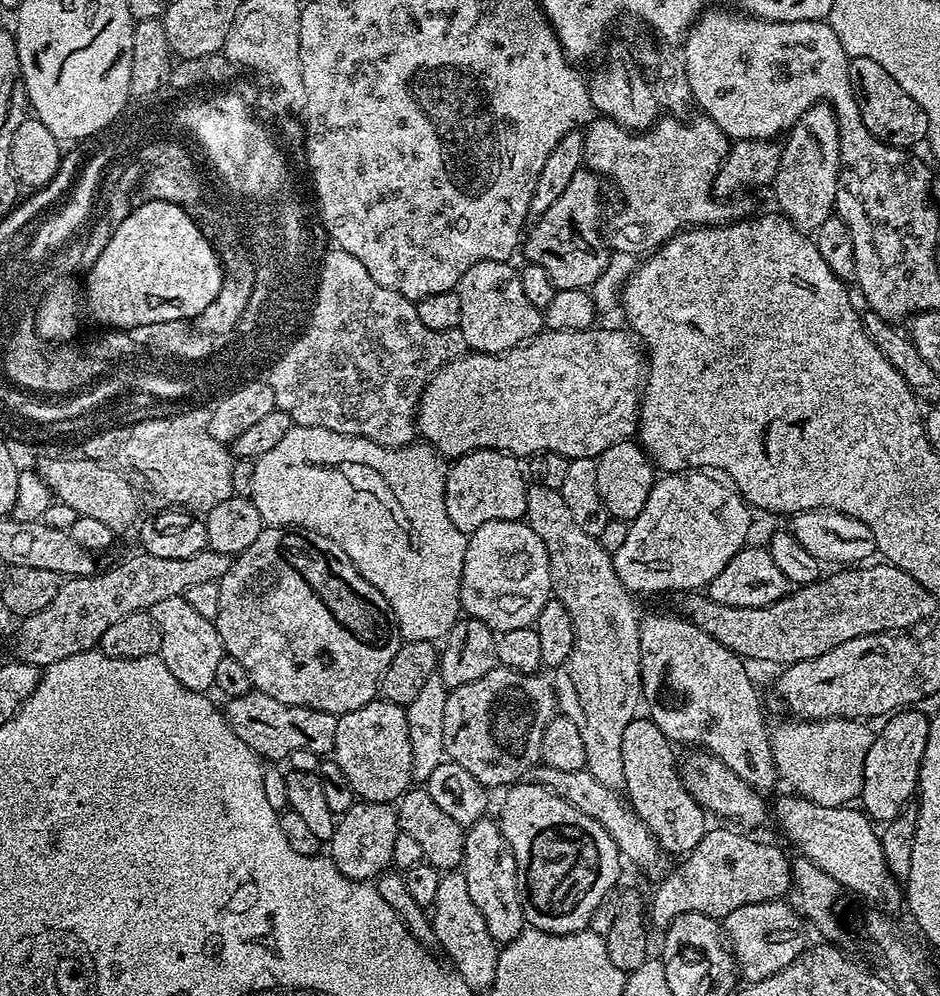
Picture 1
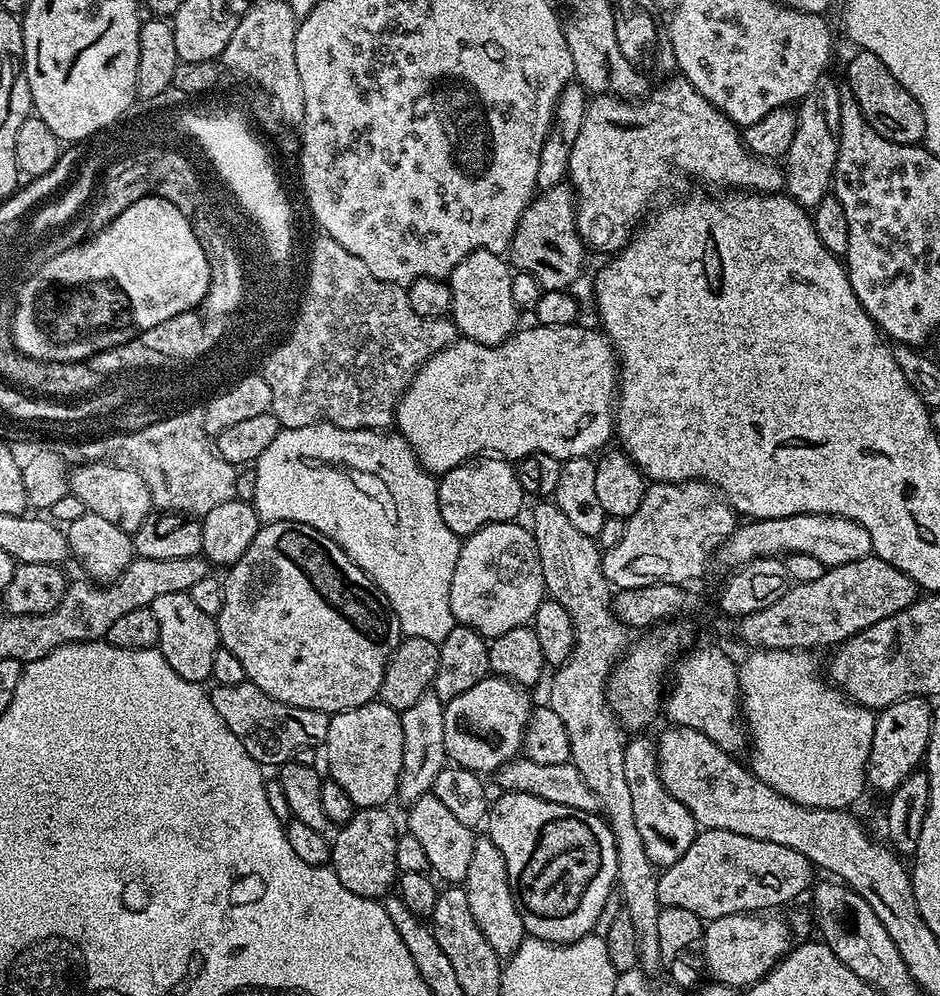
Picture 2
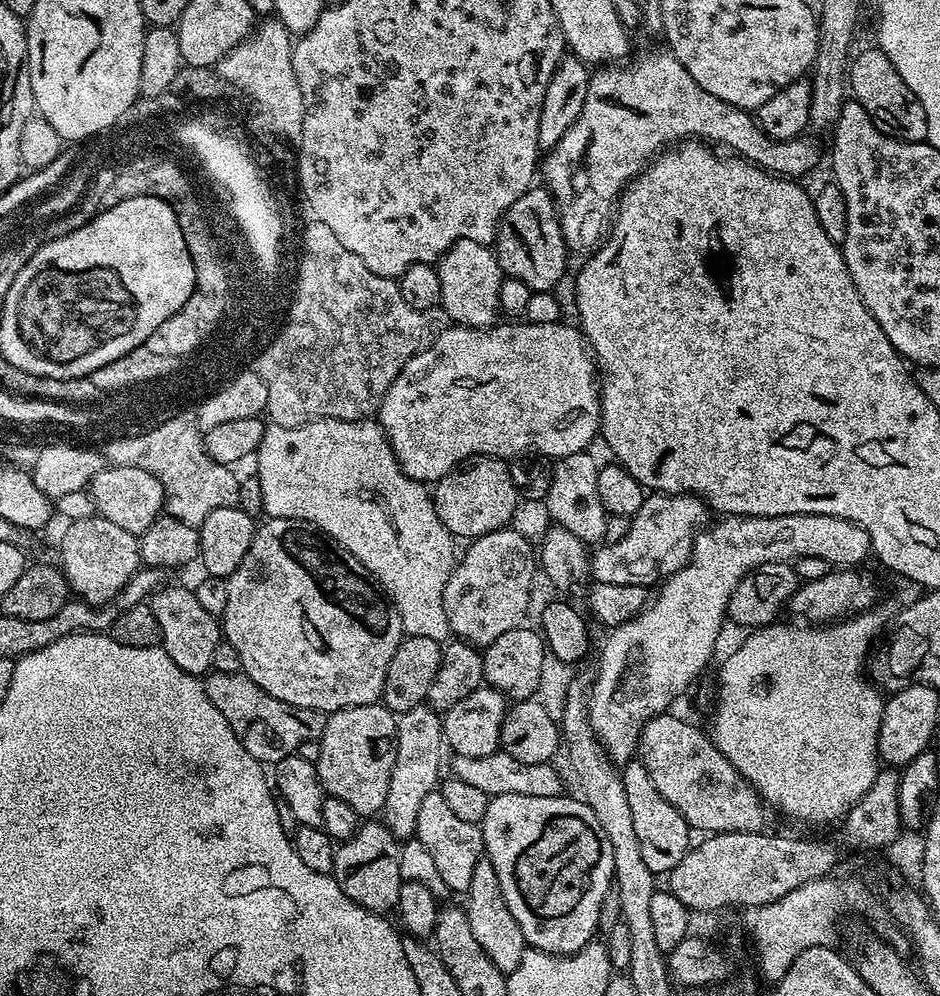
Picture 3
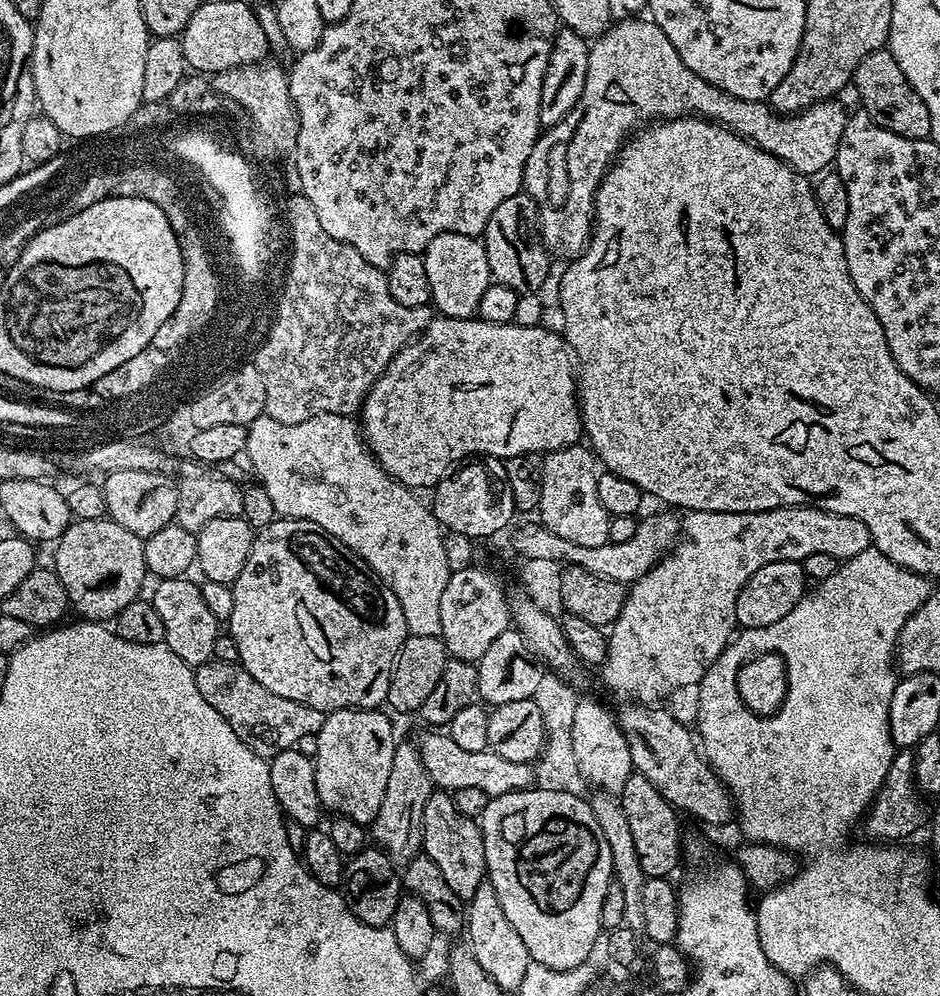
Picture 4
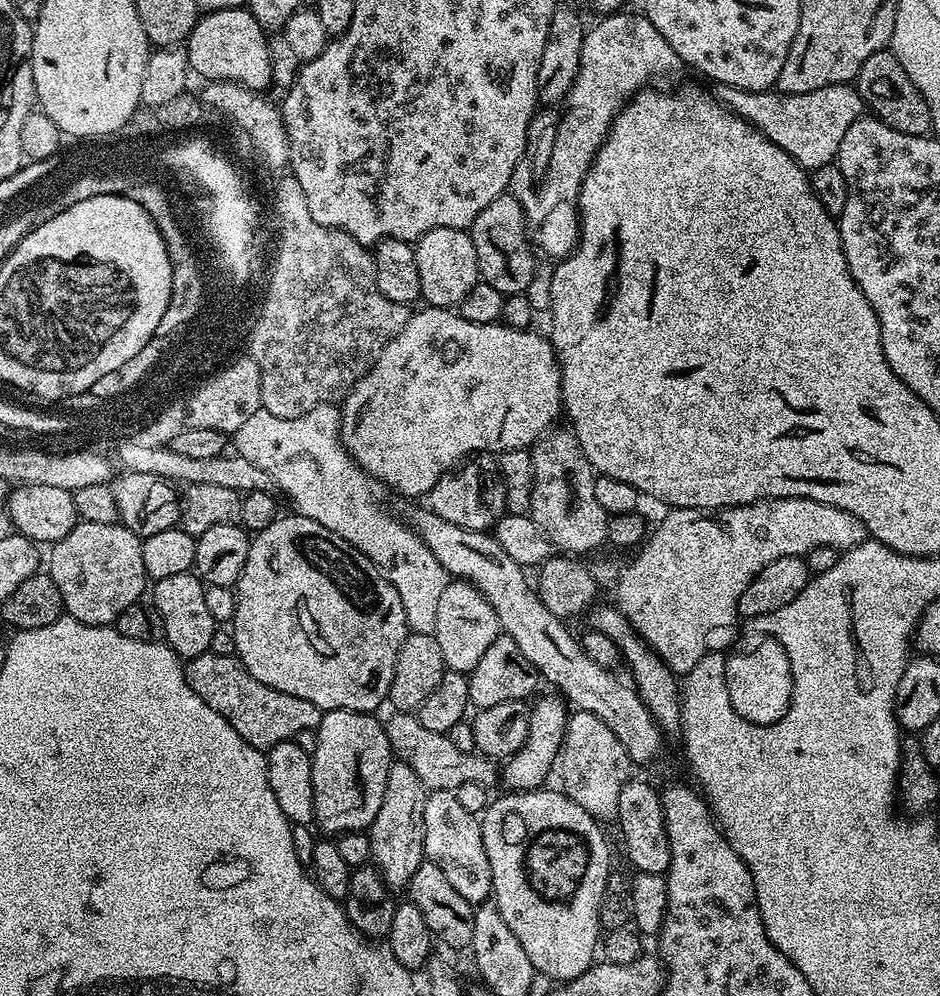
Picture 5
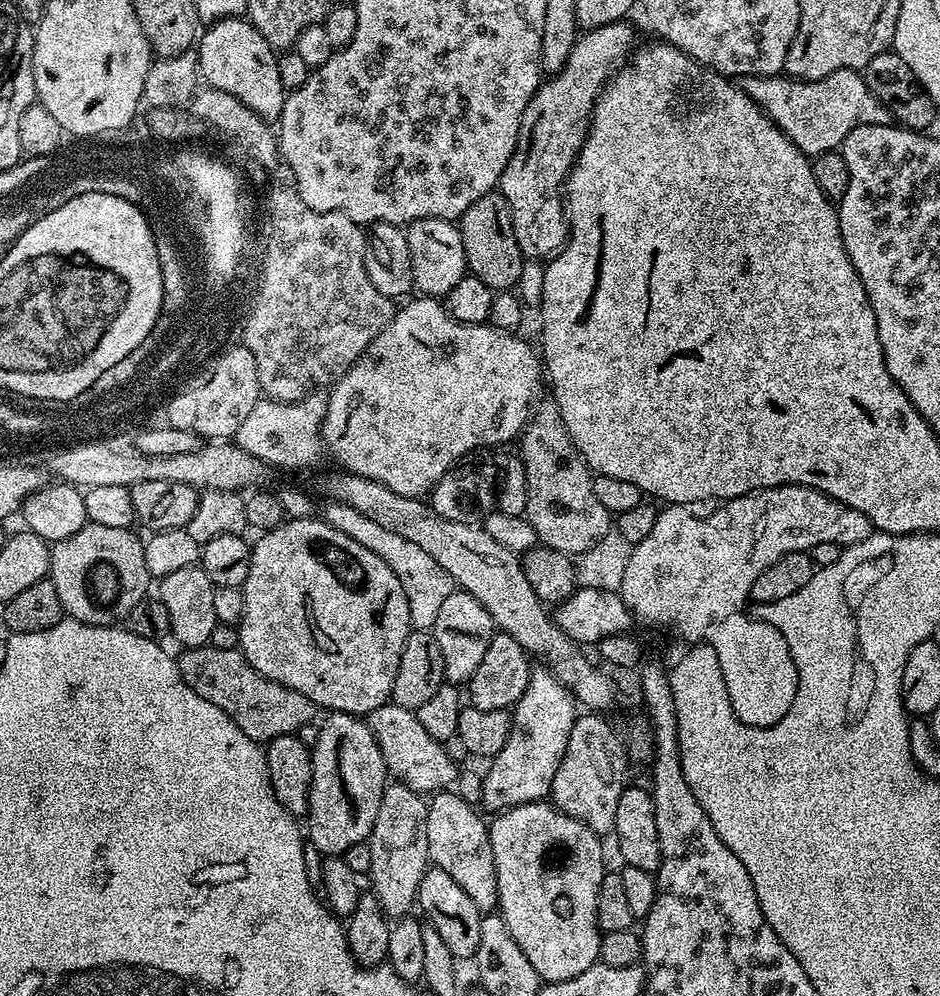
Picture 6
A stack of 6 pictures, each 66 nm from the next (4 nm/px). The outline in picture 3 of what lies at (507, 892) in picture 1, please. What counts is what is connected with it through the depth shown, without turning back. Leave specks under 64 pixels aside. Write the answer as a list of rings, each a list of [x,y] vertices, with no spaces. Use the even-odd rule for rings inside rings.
[[[482,858],[474,868],[473,881],[468,887],[466,899],[468,899],[466,911],[470,930],[478,946],[486,950],[490,962],[494,962],[494,966],[498,966],[500,972],[511,974],[514,970],[518,970],[526,951],[524,935],[518,922],[514,922],[514,914],[510,914],[506,906],[506,898],[502,898],[502,886],[498,886],[498,874],[494,872],[494,866],[487,858]]]

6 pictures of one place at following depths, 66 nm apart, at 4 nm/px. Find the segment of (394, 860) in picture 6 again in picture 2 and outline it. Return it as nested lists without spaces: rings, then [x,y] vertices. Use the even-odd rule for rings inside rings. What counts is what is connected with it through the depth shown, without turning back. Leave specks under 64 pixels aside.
[[[428,691],[404,712],[402,722],[402,774],[398,774],[396,796],[410,806],[418,798],[429,795],[439,772],[449,763],[446,750],[446,730],[444,729],[445,701],[439,700],[436,693]]]

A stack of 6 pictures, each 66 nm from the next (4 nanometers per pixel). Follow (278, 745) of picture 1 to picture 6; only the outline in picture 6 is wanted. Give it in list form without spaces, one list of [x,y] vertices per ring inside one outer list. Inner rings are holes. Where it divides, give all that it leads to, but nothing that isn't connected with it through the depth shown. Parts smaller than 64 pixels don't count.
[[[205,646],[190,648],[181,653],[178,656],[179,679],[190,685],[194,694],[198,694],[211,707],[221,708],[246,738],[267,742],[279,736],[290,736],[296,734],[300,727],[317,719],[318,709],[310,702],[310,698],[306,698],[306,694],[298,694],[298,690],[290,690],[258,674],[258,670],[246,662],[239,648],[218,650]]]

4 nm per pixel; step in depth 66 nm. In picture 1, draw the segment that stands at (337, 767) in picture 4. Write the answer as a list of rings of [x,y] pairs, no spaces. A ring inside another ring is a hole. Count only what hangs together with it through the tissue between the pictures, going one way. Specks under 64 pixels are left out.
[[[377,698],[358,710],[339,713],[336,717],[331,755],[336,764],[342,766],[342,774],[346,774],[346,782],[350,782],[354,794],[360,800],[369,800],[379,804],[392,804],[399,801],[413,783],[410,726],[406,722],[405,705]]]

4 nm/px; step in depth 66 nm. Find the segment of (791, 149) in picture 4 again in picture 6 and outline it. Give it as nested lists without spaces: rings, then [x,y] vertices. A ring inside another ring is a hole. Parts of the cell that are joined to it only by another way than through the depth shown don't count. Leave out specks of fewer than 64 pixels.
[[[624,20],[581,31],[576,37],[574,50],[570,52],[566,66],[561,72],[549,75],[537,88],[531,102],[526,106],[520,119],[520,133],[516,149],[510,162],[506,162],[506,170],[498,185],[498,190],[510,206],[514,238],[518,242],[518,250],[524,255],[525,261],[547,261],[567,244],[570,229],[566,219],[566,200],[561,189],[565,187],[568,173],[571,172],[572,164],[584,145],[584,139],[588,137],[588,127],[592,124],[592,111],[596,100],[600,97],[600,91],[612,79],[614,73],[624,67],[637,44],[635,30]],[[855,68],[838,70],[817,80],[794,80],[787,74],[750,76],[746,80],[746,91],[748,97],[794,142],[794,146],[809,158],[837,151],[850,130],[879,126],[890,120],[886,106],[874,96],[863,75]]]

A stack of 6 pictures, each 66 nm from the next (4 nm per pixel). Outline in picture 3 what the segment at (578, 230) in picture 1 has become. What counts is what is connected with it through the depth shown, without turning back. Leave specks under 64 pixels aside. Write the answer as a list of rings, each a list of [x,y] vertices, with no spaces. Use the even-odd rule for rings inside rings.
[[[543,186],[529,188],[514,206],[510,206],[500,217],[500,228],[496,232],[494,251],[500,270],[509,280],[520,280],[532,292],[551,292],[568,268],[570,253],[562,238],[560,217],[556,214],[556,203]]]

